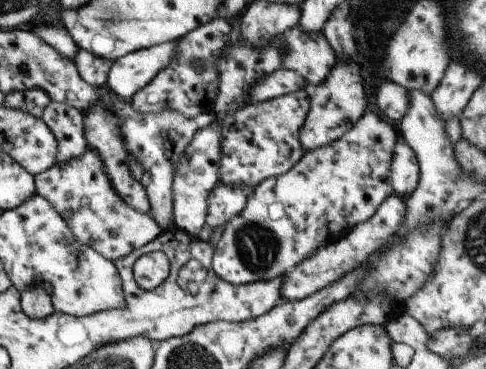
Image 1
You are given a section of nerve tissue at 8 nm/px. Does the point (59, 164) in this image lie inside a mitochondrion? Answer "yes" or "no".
no

